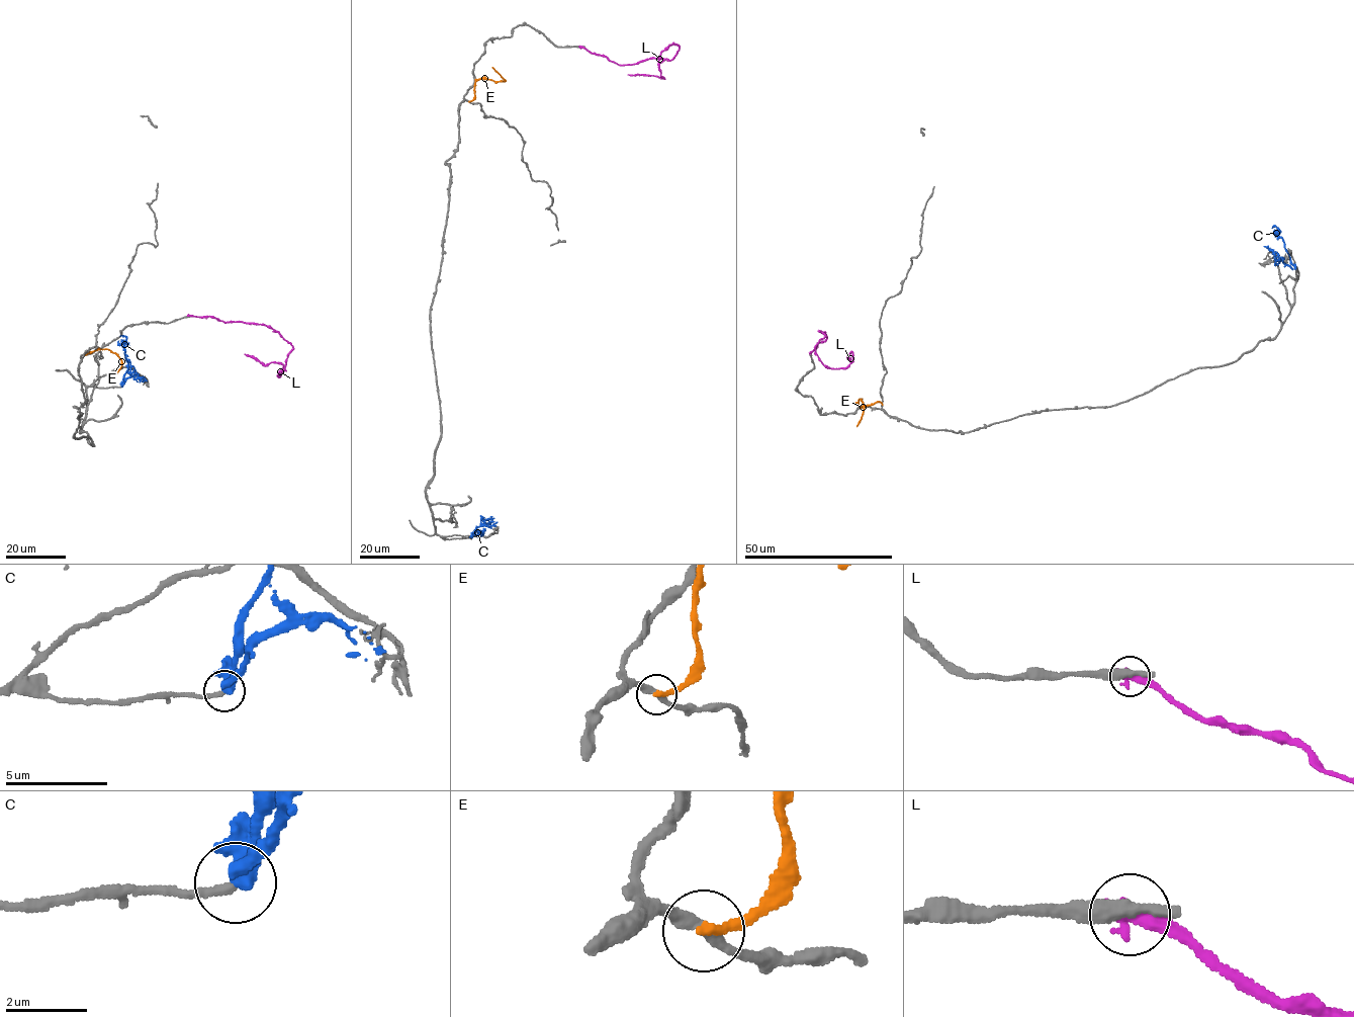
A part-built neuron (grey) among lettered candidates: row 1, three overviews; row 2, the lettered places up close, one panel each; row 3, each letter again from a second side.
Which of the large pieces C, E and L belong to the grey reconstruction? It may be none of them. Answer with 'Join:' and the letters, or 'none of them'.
Join: none of them

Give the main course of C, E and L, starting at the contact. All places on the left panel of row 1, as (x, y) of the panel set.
C: (121, 387), (128, 362), (124, 356), (126, 338), (119, 336)
E: (86, 355), (108, 349), (120, 358), (120, 369), (110, 376)
L: (189, 316), (212, 316), (220, 321), (270, 326), (293, 348), (278, 377), (282, 364), (262, 364), (245, 353)

